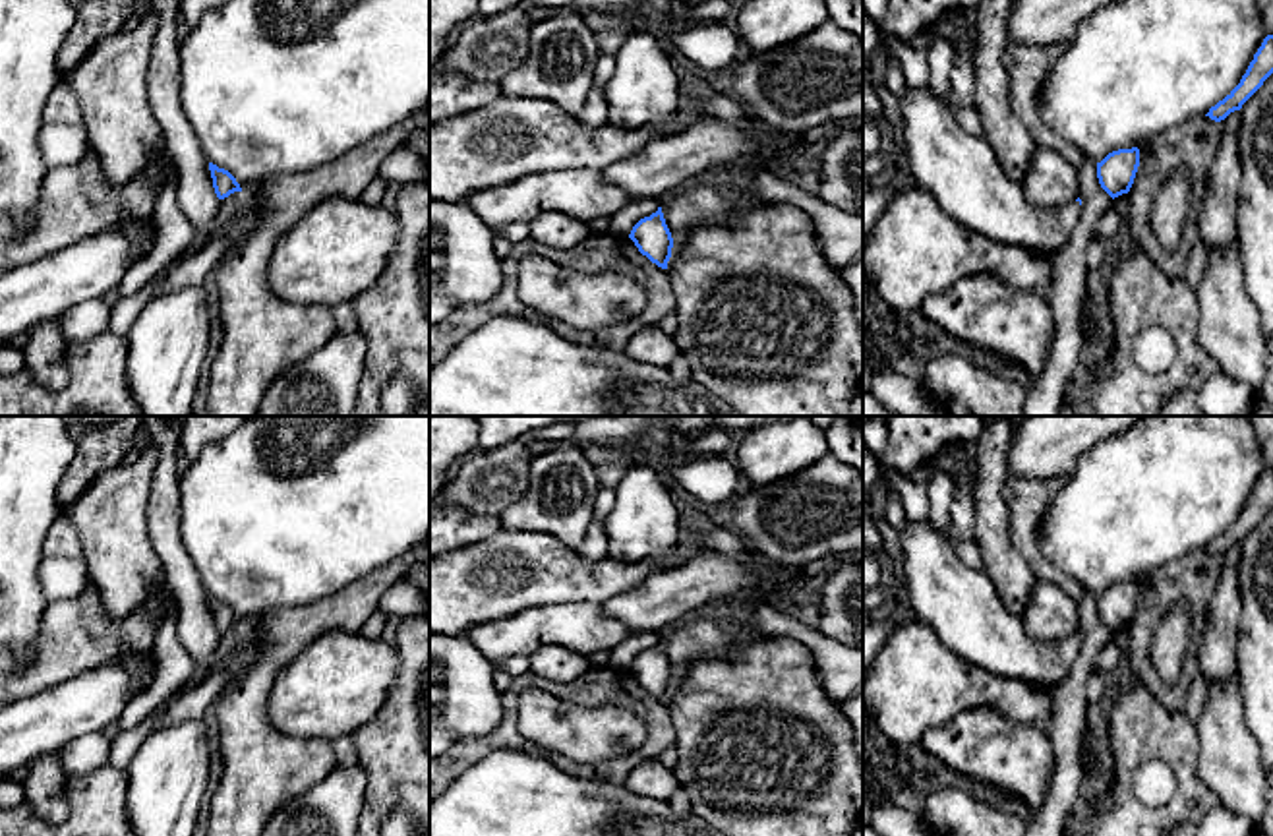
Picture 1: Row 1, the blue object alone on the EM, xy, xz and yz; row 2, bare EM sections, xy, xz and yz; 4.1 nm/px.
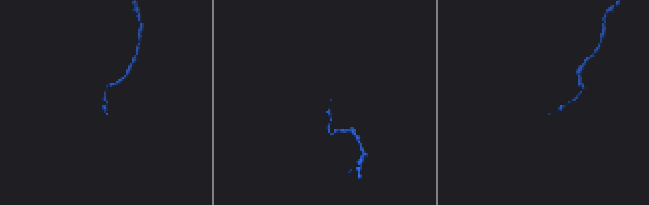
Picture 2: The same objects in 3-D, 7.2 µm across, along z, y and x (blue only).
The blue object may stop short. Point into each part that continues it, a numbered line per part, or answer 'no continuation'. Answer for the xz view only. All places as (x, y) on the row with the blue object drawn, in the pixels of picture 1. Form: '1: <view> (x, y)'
no continuation

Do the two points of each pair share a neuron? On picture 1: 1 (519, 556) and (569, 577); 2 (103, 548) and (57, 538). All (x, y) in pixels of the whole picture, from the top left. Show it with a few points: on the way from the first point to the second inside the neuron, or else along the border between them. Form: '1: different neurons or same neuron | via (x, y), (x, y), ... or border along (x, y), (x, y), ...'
1: same neuron | via (531, 567), (558, 573)
2: different neurons | border along (62, 513), (74, 527), (84, 556)

